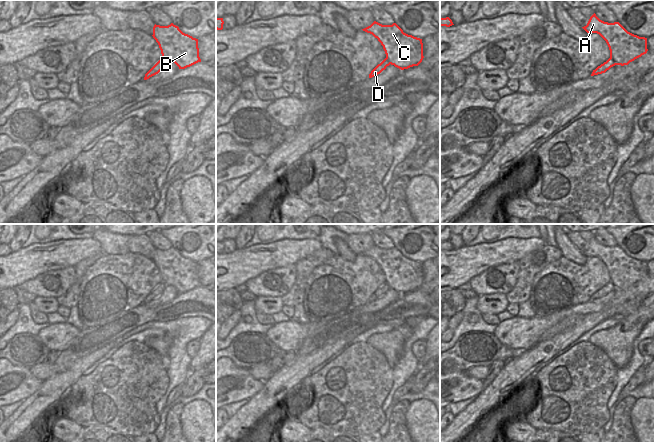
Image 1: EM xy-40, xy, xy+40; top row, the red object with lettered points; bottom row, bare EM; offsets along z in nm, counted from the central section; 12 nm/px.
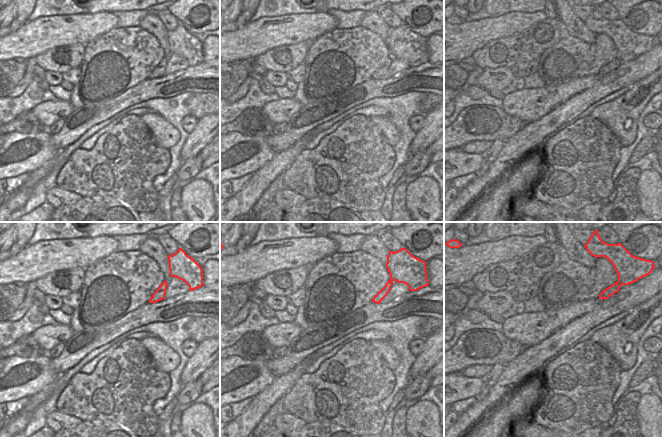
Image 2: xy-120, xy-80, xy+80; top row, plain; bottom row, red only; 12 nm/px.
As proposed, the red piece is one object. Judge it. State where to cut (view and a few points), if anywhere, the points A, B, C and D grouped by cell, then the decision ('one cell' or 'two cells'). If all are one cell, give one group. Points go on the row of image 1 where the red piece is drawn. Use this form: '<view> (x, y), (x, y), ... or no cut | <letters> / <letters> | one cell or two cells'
xy+40 (610, 57), (616, 64) | A B C / D | two cells

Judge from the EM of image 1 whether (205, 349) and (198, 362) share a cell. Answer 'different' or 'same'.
same

